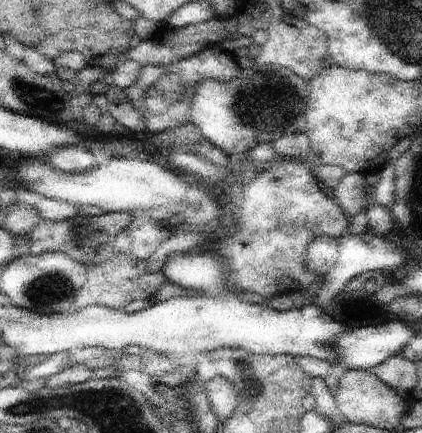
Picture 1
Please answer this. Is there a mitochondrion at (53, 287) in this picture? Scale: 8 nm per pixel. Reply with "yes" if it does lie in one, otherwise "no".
yes

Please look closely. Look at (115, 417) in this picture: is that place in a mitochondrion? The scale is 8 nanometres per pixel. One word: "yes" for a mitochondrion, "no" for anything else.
yes

